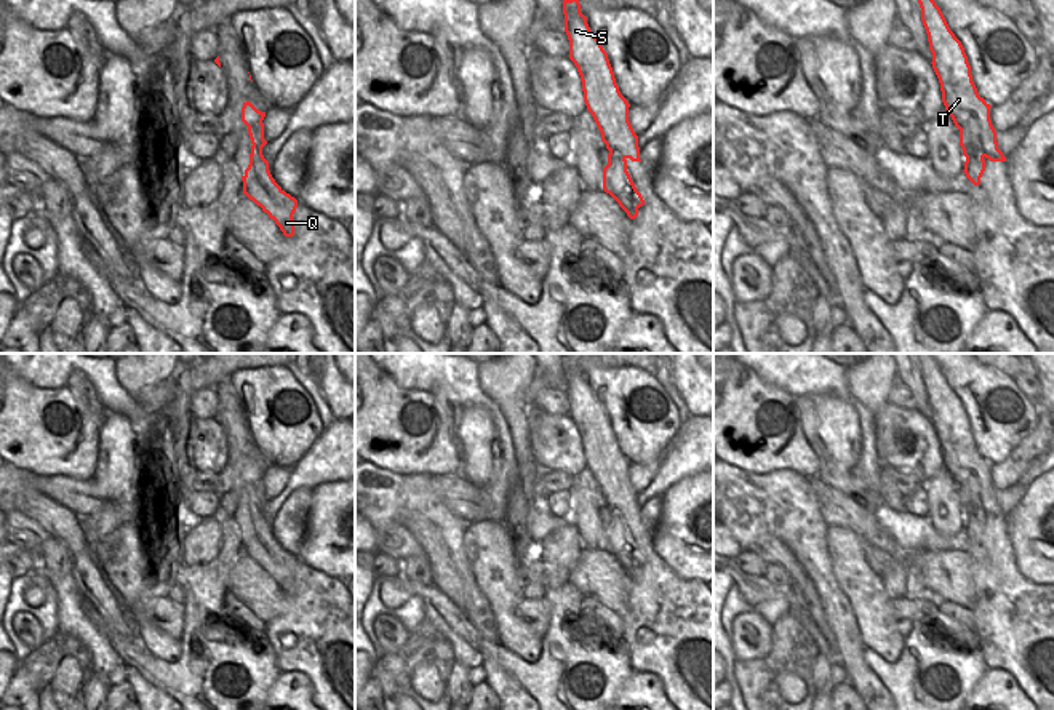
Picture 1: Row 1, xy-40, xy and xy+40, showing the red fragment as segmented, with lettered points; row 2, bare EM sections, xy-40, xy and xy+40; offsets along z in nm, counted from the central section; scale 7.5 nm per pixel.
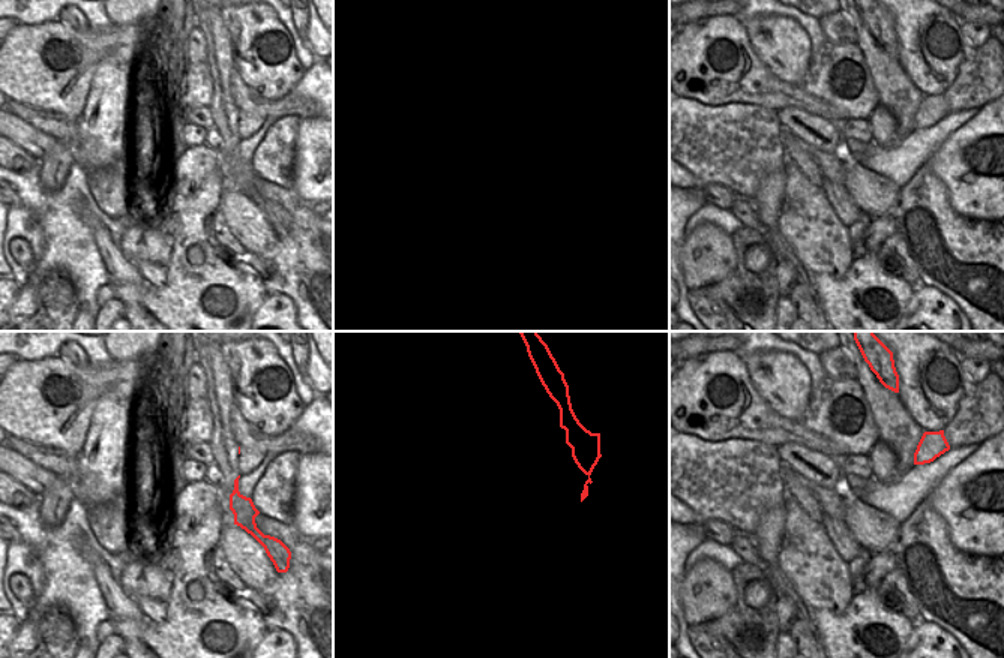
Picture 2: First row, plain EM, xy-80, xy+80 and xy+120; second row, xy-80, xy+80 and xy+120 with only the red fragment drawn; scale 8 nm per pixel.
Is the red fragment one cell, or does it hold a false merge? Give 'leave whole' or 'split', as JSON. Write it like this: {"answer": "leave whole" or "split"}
{"answer": "split"}

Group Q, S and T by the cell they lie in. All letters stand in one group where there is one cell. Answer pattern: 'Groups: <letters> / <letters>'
Groups: Q / S T.

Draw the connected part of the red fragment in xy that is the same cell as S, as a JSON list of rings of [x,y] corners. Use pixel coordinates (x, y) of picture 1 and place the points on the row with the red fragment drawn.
[[[563,0],[565,32],[569,59],[582,82],[584,102],[592,114],[606,149],[619,150],[632,162],[640,160],[638,136],[629,122],[630,104],[621,94],[608,53],[581,13],[579,0]]]

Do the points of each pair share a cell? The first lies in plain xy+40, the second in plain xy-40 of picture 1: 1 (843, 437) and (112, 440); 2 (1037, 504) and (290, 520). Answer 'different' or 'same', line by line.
1: same
2: different

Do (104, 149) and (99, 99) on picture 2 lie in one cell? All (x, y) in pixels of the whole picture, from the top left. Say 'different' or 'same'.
same

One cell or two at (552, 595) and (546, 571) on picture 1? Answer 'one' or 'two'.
two

